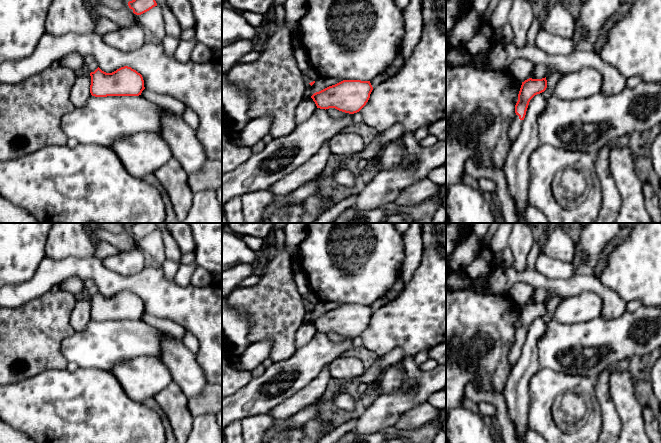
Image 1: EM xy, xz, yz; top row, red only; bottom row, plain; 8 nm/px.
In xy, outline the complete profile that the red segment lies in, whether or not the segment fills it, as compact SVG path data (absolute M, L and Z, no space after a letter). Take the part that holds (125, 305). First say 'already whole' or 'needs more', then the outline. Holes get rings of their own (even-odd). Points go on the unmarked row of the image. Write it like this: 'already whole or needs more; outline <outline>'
already whole; outline M128 290L112 297L106 297L98 291L90 300L90 317L95 321L139 320L145 313L142 299Z

